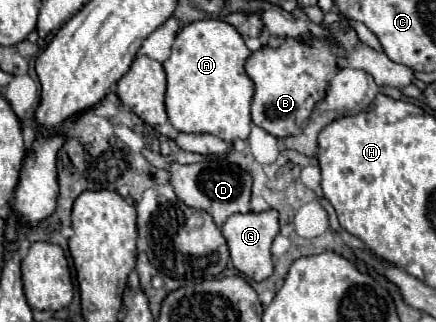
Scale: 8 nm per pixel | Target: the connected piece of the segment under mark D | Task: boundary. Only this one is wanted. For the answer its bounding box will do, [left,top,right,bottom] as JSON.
[171,157,251,227]

